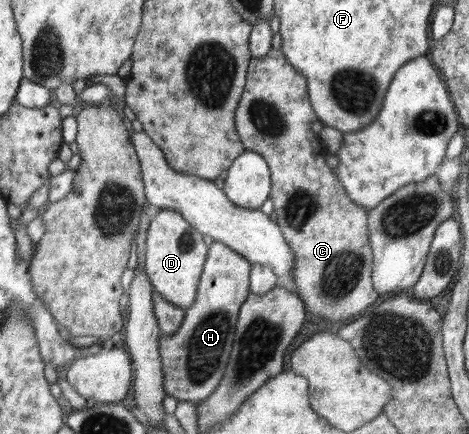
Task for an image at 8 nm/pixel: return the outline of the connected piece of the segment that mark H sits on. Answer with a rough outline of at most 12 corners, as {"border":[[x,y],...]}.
{"border":[[210,245],[192,306],[159,340],[167,396],[220,384],[252,265]]}

